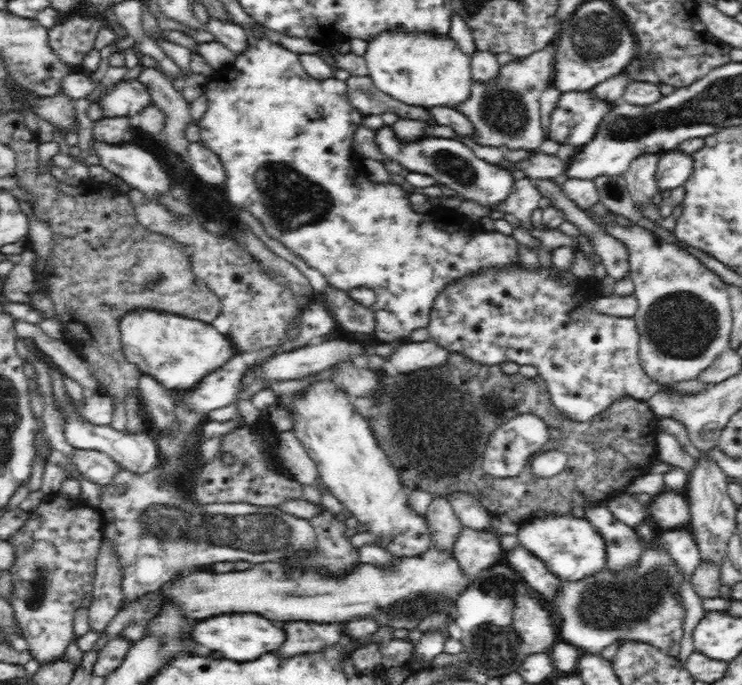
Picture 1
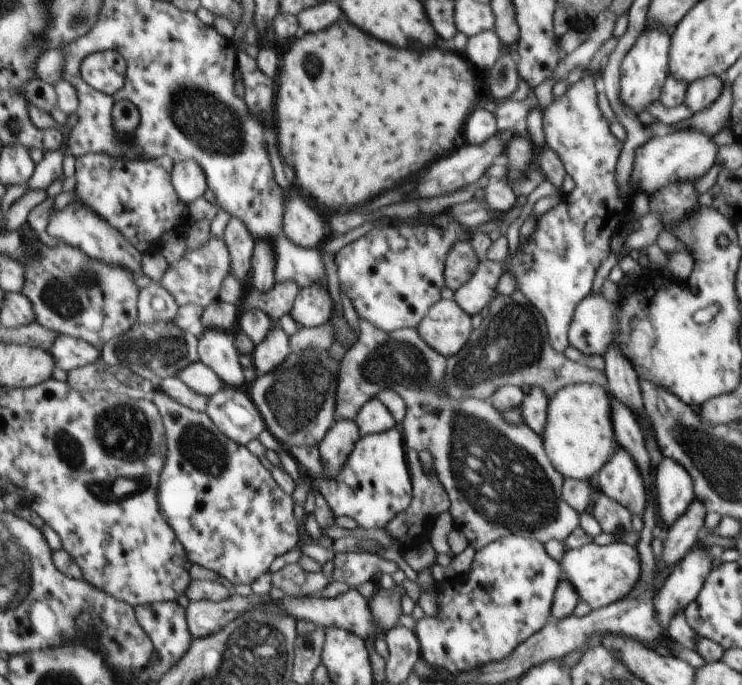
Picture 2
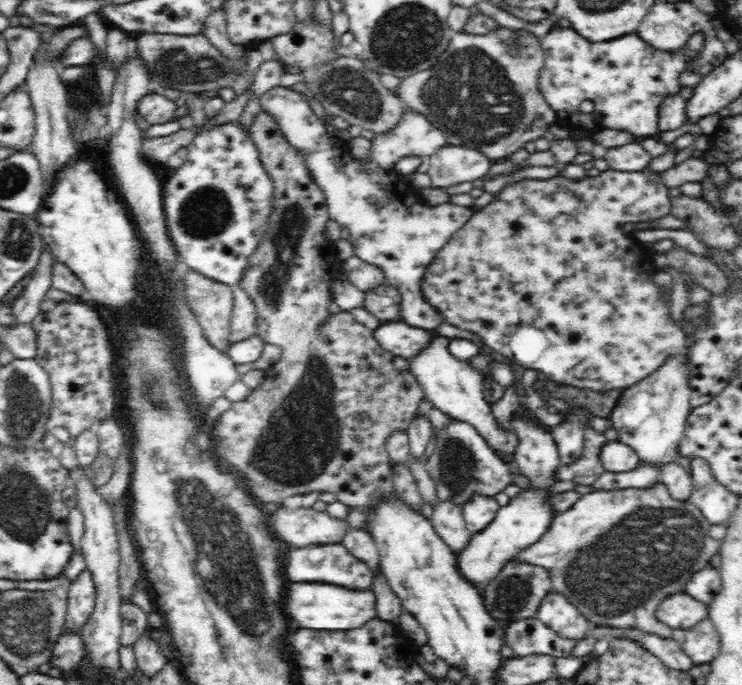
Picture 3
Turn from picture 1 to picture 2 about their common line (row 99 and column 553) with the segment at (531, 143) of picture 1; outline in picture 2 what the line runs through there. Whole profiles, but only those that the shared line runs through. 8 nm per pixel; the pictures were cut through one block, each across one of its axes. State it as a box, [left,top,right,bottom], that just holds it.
[333,316,577,550]

